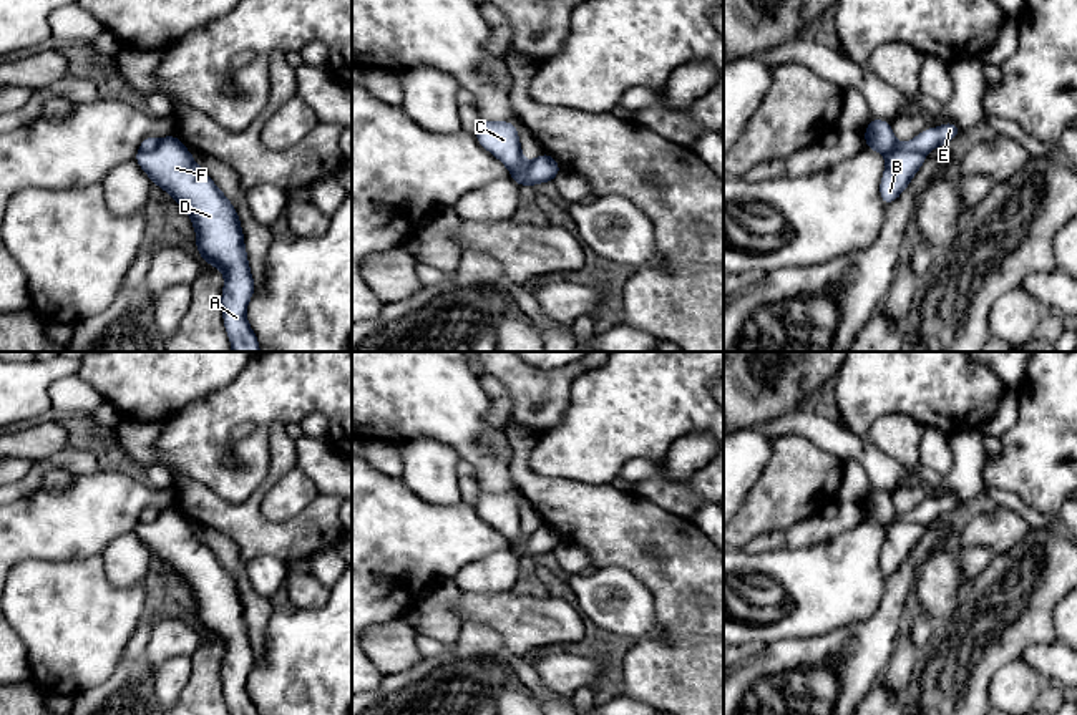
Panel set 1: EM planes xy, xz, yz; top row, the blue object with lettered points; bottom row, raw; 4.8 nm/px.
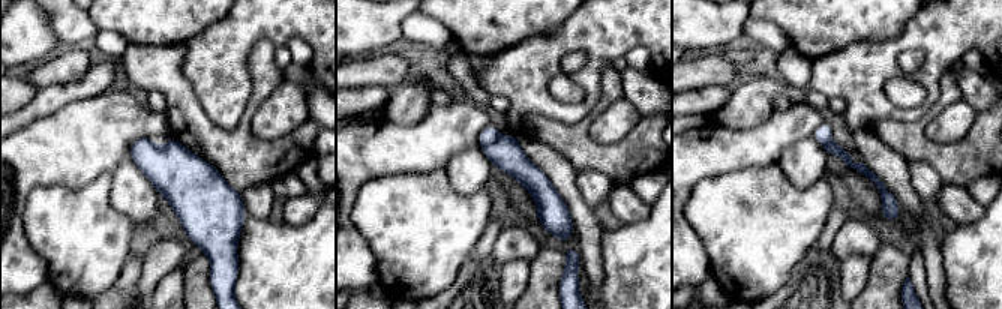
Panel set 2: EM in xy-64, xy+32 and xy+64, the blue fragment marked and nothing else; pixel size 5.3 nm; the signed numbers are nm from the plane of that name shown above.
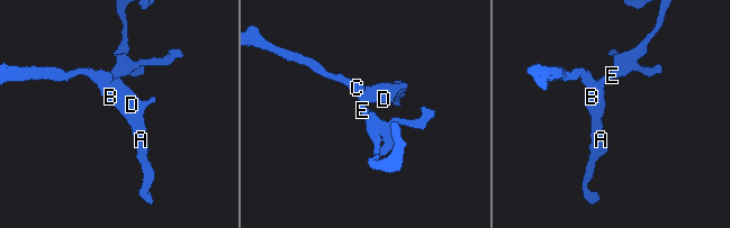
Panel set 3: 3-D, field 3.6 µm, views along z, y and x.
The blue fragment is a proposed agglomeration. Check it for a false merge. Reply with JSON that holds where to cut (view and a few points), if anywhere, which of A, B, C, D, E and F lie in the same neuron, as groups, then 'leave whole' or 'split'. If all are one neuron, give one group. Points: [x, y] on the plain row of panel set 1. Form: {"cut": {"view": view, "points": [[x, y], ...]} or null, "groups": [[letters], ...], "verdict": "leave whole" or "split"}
{"cut": {"view": "xy", "points": [[160, 511], [155, 518], [140, 521]]}, "groups": [["A", "B", "C", "D", "F"], ["E"]], "verdict": "split"}

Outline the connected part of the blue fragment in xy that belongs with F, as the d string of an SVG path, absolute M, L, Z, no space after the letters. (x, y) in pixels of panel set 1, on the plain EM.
M174 506L133 529L189 587L199 629L224 645L221 682L231 715L259 715L246 682L256 664L239 586Z

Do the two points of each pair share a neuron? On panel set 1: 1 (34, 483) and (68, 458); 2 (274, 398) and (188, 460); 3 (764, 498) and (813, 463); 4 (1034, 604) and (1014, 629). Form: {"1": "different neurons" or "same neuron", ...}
{"1": "same neuron", "2": "same neuron", "3": "same neuron", "4": "same neuron"}

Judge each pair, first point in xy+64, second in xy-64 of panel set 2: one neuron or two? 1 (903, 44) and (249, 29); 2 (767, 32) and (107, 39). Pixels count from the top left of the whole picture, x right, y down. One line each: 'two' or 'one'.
1: one
2: two

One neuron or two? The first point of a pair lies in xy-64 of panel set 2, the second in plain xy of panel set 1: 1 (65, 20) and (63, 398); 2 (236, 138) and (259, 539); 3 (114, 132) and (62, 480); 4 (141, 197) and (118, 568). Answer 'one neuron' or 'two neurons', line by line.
1: one neuron
2: one neuron
3: two neurons
4: one neuron

